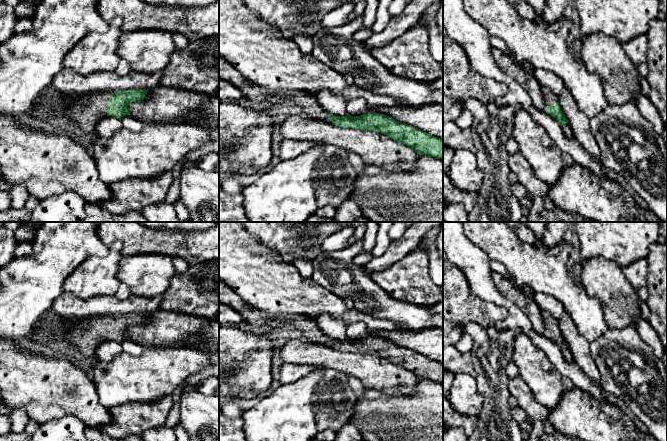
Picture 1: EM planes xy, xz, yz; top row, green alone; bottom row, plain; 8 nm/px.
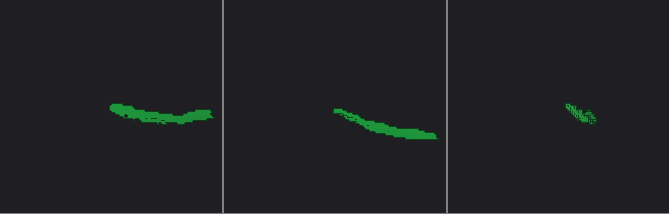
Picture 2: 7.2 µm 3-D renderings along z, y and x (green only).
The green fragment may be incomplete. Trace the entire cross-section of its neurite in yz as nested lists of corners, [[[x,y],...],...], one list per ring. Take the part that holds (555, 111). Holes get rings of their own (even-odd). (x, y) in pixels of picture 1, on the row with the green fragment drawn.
[[[542,88],[542,94],[544,97],[544,109],[543,111],[554,117],[560,124],[564,135],[567,138],[572,138],[572,128],[569,125],[565,115],[563,114],[558,102],[558,95],[552,93],[550,90]]]

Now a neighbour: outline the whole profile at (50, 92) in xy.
[[[49,85],[44,90],[42,90],[35,103],[39,101],[42,97],[47,97],[55,101],[65,100],[66,102],[70,102],[71,100],[74,100],[79,96],[80,95],[75,95],[75,94],[65,94],[55,89],[53,86]]]

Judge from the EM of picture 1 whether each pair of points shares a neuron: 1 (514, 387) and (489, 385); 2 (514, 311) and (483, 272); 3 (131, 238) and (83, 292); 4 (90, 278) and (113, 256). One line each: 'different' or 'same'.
1: different
2: same
3: different
4: same

